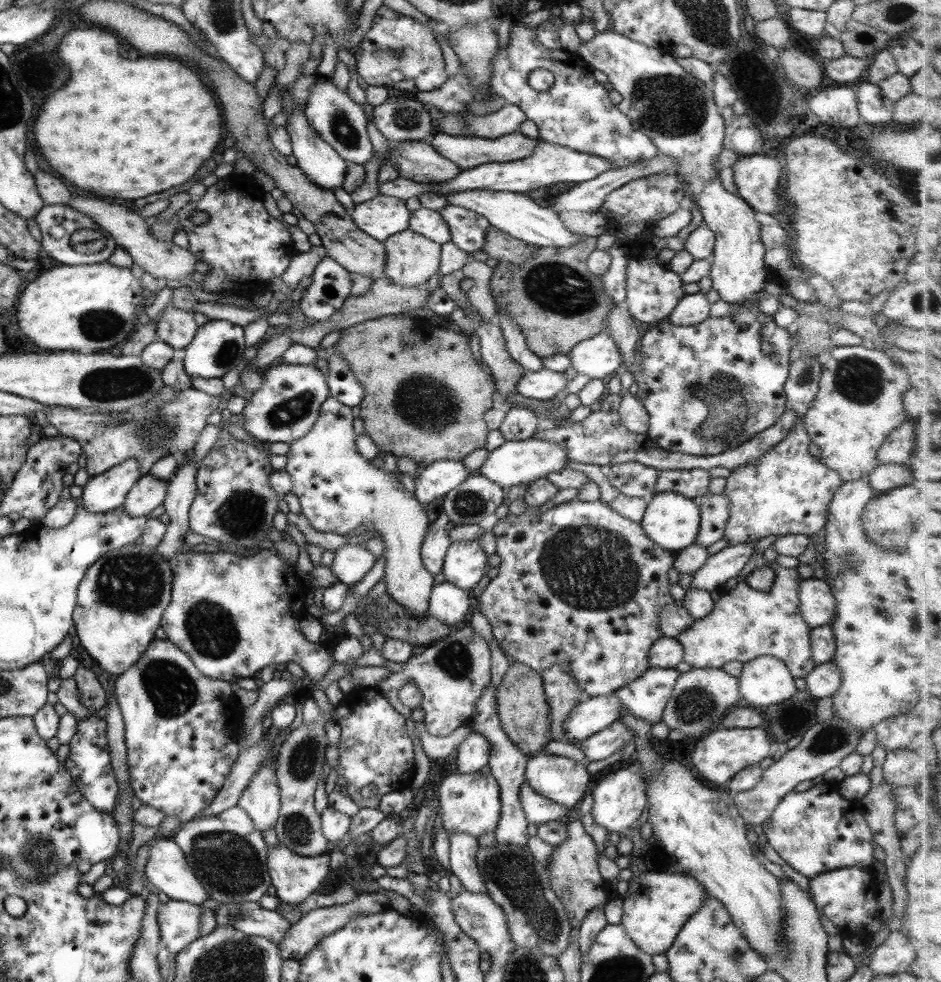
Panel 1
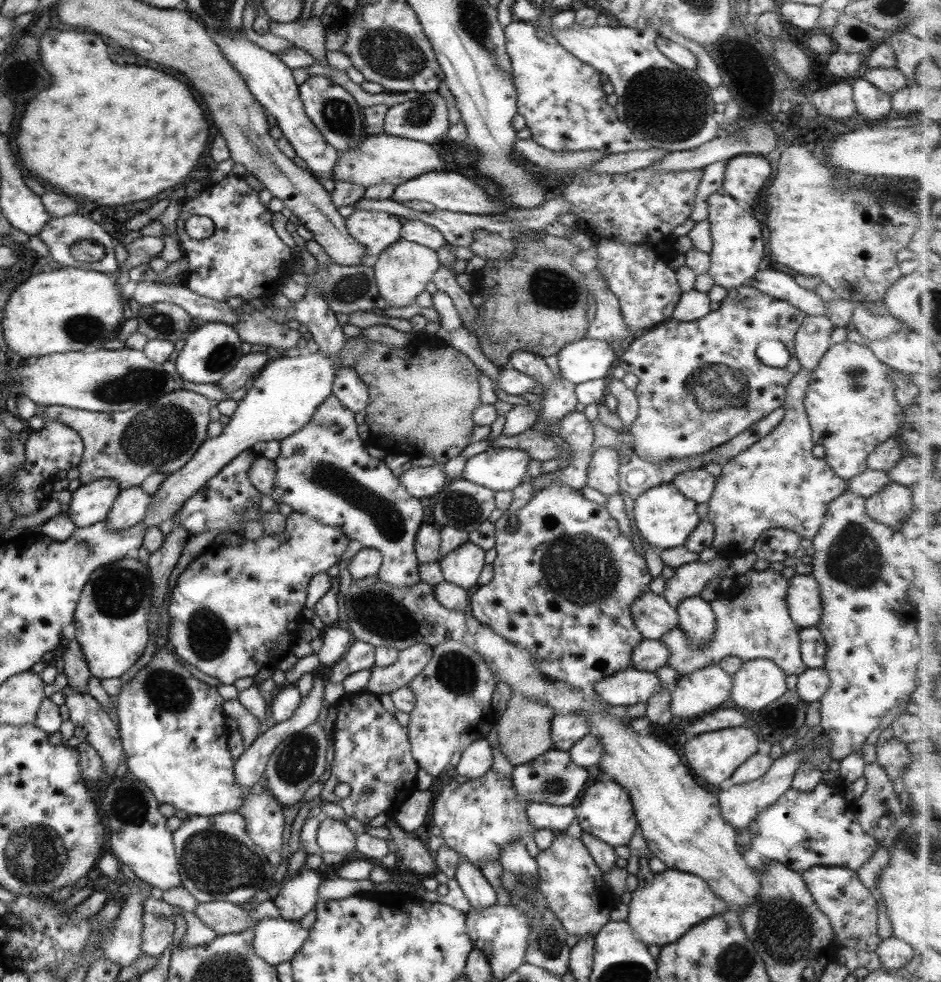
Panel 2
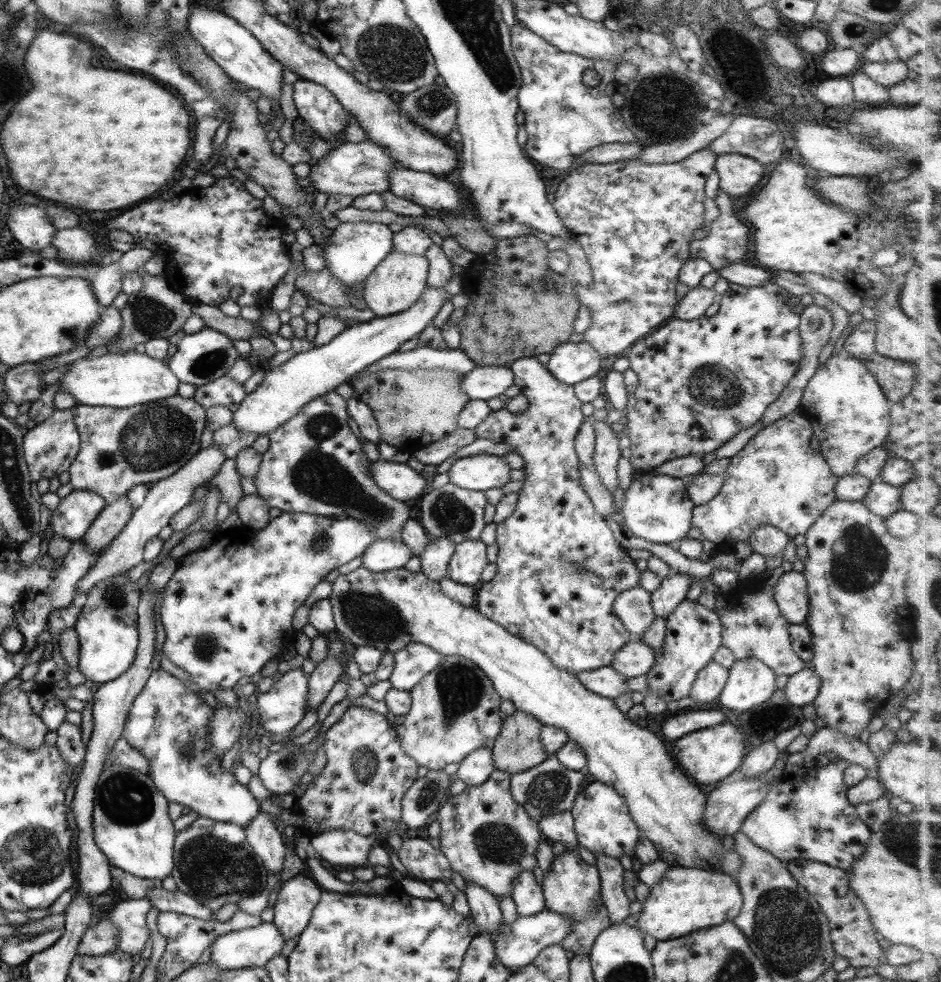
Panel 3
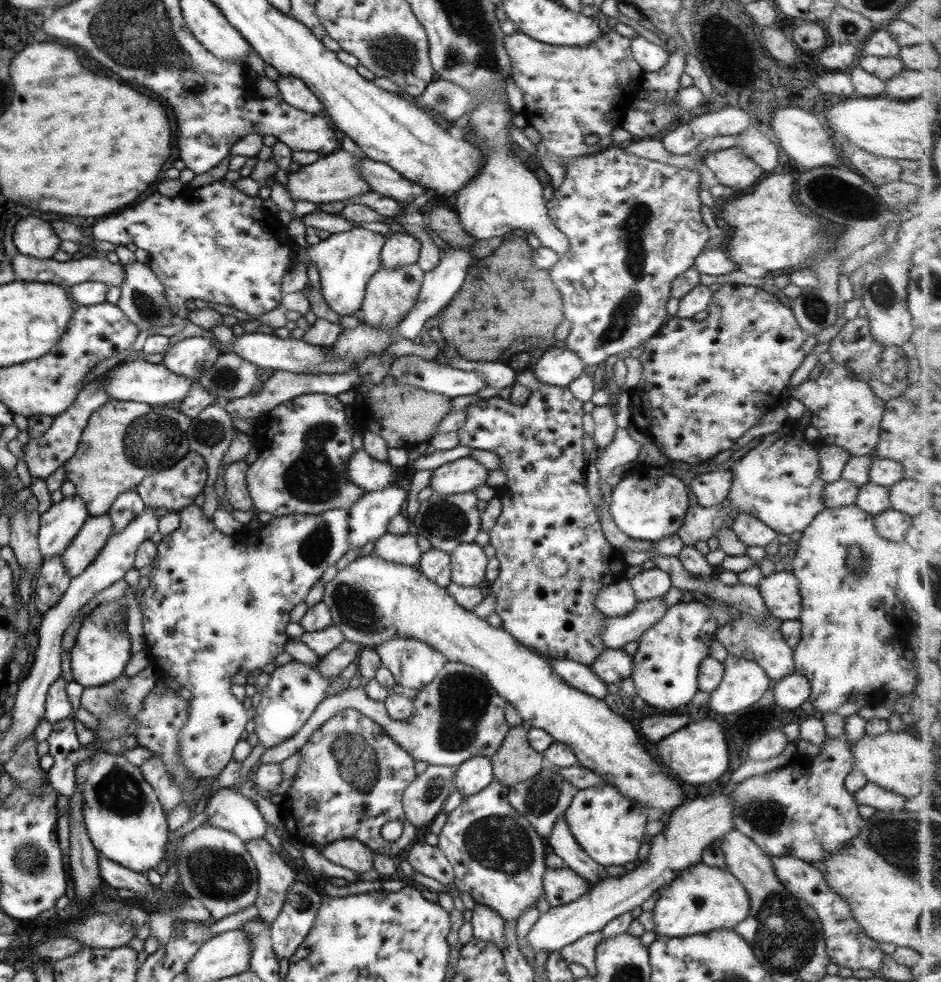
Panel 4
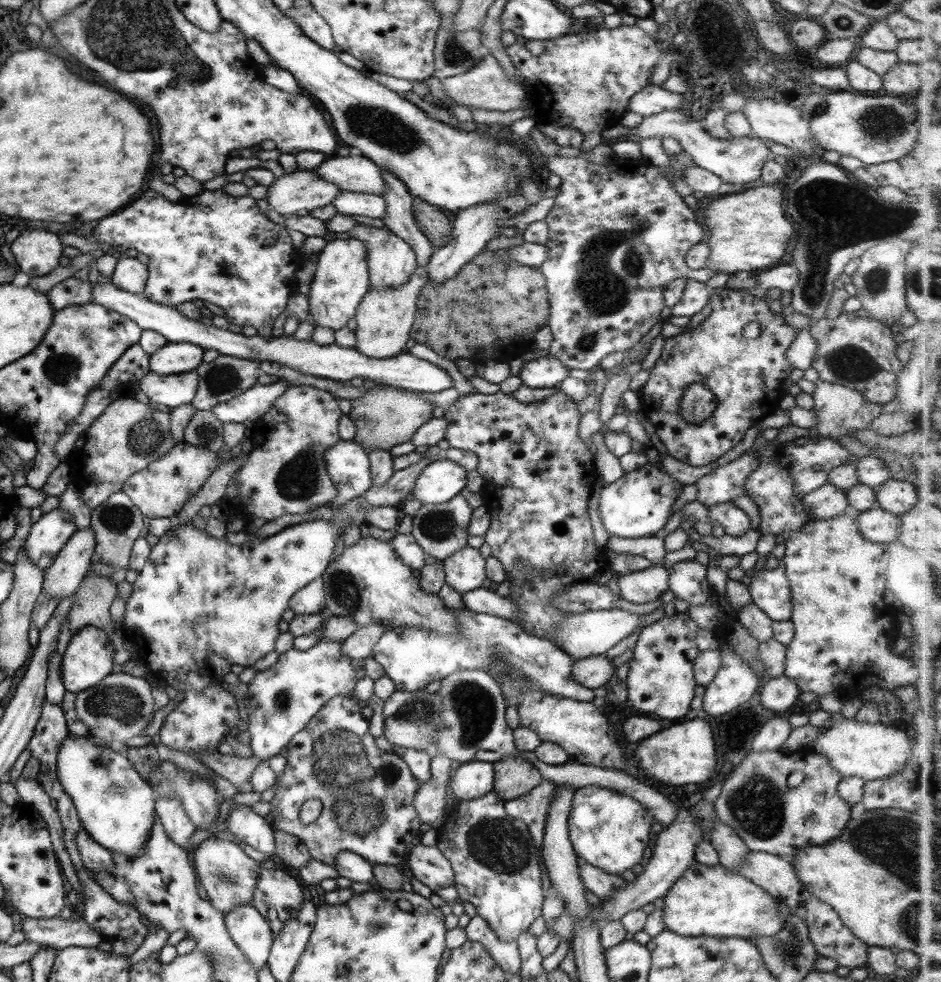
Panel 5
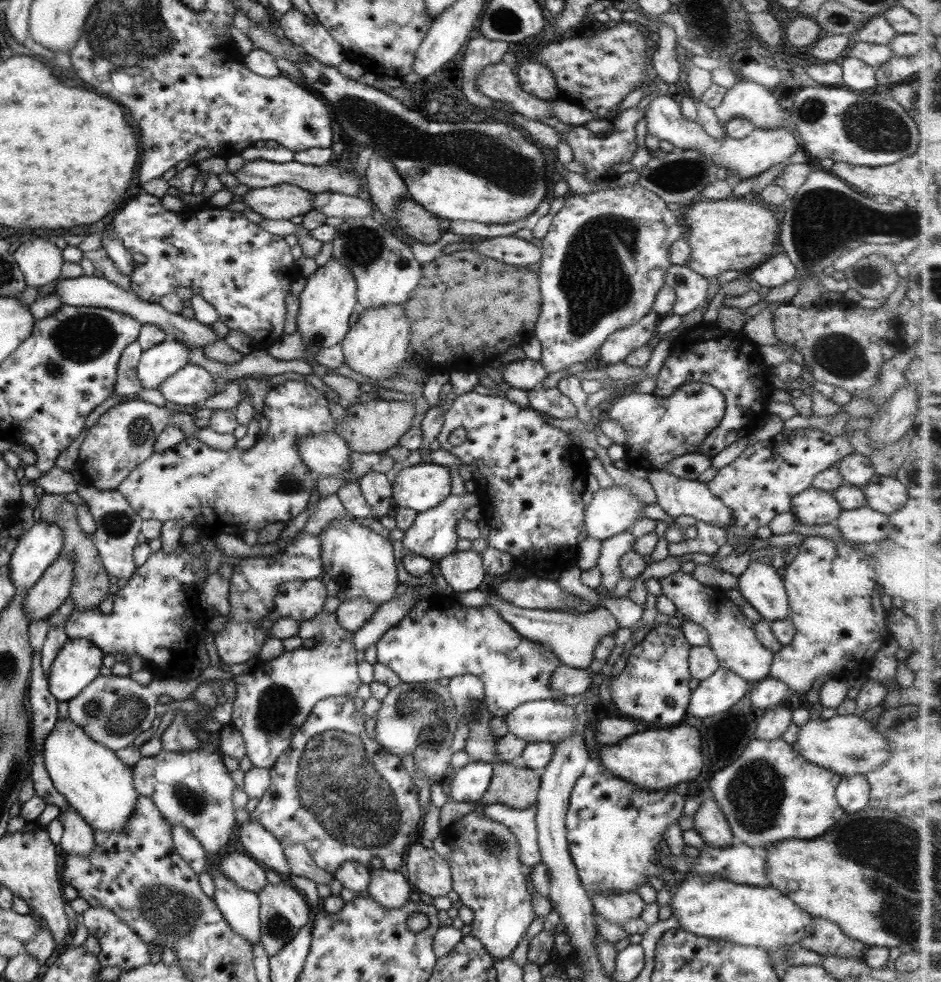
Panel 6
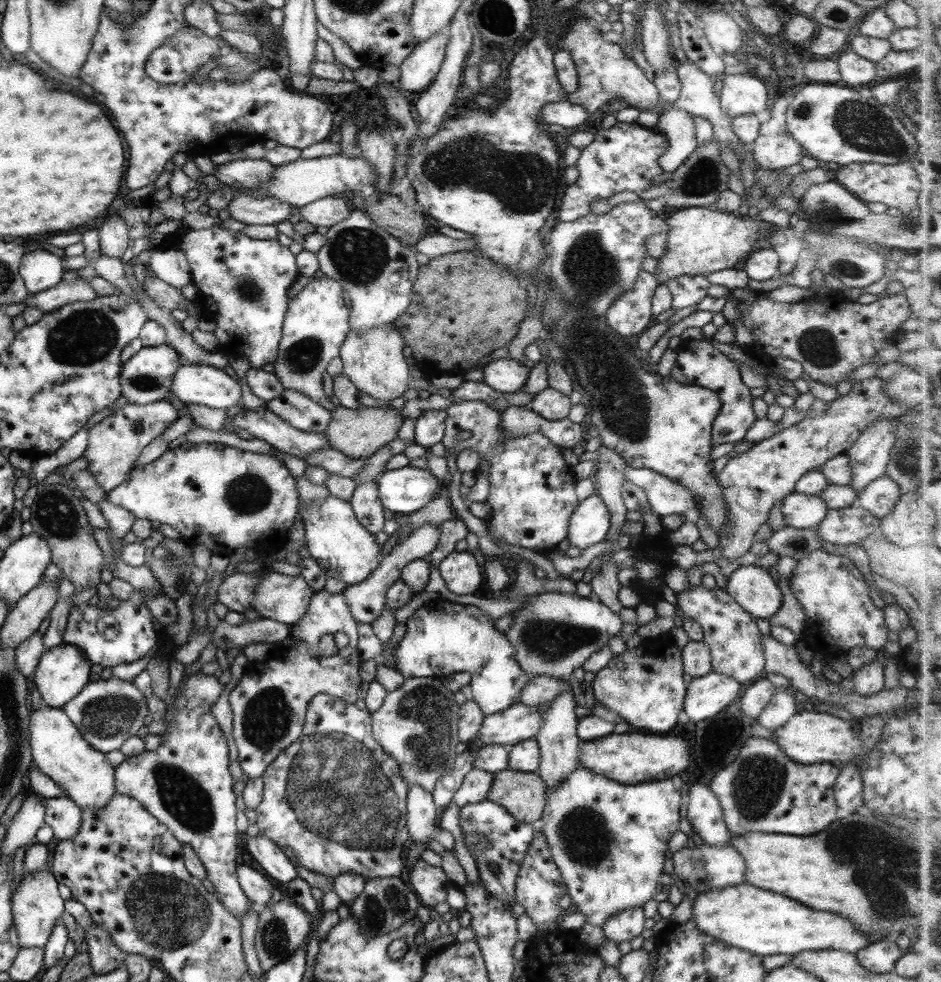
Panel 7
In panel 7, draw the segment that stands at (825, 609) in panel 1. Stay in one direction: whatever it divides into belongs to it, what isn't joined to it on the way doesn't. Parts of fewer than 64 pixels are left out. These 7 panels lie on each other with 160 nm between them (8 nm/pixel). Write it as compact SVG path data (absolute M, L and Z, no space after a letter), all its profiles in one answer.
M757 565L740 566L726 576L726 593L754 619L768 619L781 606L781 593L767 571Z

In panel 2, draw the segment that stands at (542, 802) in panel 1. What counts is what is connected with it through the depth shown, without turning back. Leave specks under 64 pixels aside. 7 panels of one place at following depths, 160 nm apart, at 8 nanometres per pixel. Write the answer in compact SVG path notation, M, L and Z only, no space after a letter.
M526 803L526 815L535 829L549 829L556 834L563 833L573 822L575 809L570 806L555 806L549 804Z

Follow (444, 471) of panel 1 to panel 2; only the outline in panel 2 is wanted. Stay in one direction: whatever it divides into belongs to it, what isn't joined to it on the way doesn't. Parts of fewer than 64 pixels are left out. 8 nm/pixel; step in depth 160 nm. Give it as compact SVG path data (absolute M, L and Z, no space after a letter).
M439 463L430 467L410 467L402 471L397 480L401 482L405 492L417 500L431 498L447 484L444 470Z

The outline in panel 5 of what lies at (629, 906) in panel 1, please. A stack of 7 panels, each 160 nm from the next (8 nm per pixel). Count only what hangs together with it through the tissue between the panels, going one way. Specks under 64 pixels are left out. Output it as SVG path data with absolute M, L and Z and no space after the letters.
M692 861L663 896L662 919L664 927L679 936L737 936L751 941L752 936L775 937L784 928L778 902L732 870Z

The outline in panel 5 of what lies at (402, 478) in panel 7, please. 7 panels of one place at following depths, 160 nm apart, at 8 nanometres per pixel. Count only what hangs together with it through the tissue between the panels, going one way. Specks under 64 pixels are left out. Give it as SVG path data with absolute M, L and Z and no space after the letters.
M437 459L429 463L415 478L415 484L411 488L411 499L418 500L421 505L442 504L454 498L465 487L465 473L458 464L445 460Z

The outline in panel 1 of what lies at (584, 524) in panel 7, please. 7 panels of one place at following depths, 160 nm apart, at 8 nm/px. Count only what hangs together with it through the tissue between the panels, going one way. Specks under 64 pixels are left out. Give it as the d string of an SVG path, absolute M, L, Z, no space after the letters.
M657 492L647 499L647 508L640 520L645 536L665 551L680 551L693 543L698 531L700 512L698 506L687 497L675 492Z

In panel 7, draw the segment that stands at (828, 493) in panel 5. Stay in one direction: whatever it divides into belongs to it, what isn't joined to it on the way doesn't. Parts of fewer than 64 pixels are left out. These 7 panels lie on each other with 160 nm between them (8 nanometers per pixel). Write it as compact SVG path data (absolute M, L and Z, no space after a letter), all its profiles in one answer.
M802 493L787 494L782 499L781 514L785 527L806 529L814 527L826 515L828 509L820 497Z

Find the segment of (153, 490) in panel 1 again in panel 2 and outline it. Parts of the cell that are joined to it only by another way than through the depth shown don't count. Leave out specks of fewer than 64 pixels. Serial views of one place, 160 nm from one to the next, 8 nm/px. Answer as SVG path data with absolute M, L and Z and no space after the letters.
M132 487L121 490L109 508L104 522L110 530L123 530L140 522L151 502L141 488Z

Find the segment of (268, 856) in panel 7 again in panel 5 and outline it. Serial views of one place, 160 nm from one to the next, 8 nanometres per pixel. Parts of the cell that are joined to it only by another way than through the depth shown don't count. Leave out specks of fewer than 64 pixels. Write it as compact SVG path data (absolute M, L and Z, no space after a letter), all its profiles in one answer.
M238 804L239 808L235 809L228 815L228 819L224 822L227 823L226 830L235 836L236 841L241 841L251 848L261 852L261 854L269 855L274 858L274 840L273 829L267 817L261 817L248 809L248 805Z

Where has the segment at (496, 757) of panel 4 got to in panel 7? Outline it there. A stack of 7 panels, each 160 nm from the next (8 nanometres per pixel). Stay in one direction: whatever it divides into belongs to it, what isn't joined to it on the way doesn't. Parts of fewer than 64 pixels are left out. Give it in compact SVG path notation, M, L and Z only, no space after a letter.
M506 768L494 773L486 799L499 804L515 820L536 825L546 803L546 788L536 772Z

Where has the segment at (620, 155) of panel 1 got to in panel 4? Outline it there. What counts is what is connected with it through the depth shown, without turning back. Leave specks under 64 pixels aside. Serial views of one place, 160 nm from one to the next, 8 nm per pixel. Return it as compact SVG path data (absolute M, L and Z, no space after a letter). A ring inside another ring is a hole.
M515 31L503 37L503 48L509 59L510 74L522 92L524 109L521 114L527 121L527 126L535 128L541 135L541 142L536 144L533 155L550 176L553 193L563 182L563 164L567 160L577 156L595 155L613 146L611 131L626 117L643 71L631 56L630 39L615 31L601 33L593 42L582 47L543 44ZM588 134L596 134L599 140L593 145L585 145L583 138Z

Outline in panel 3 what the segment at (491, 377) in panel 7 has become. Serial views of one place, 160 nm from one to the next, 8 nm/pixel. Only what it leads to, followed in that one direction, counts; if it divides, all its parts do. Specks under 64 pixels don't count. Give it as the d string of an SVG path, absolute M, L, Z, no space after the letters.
M573 338L559 344L544 365L553 379L573 387L581 380L595 376L601 369L601 357L583 341Z

